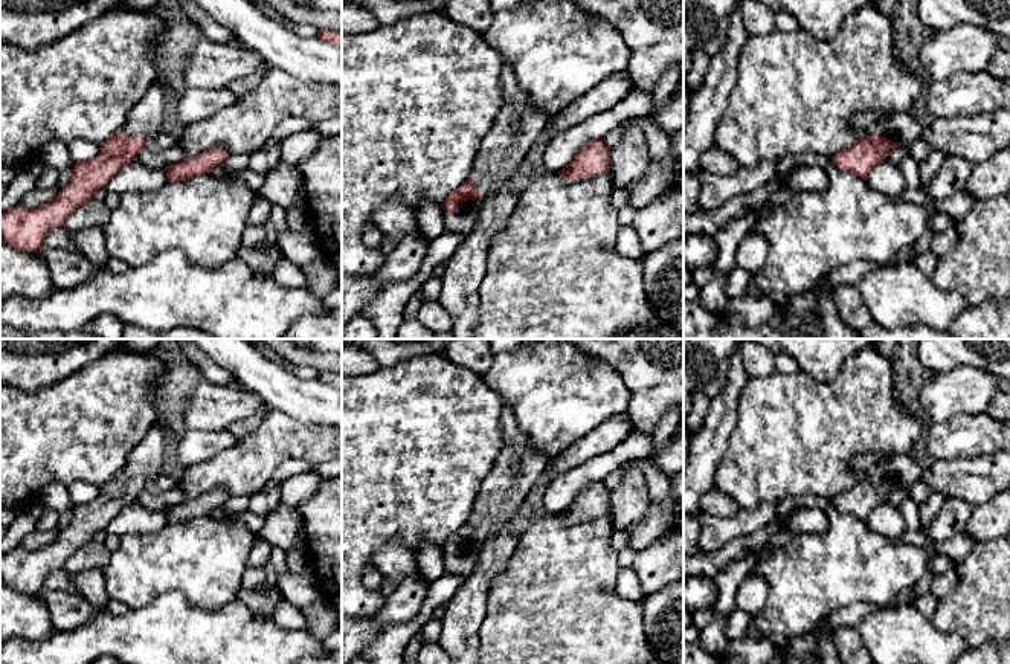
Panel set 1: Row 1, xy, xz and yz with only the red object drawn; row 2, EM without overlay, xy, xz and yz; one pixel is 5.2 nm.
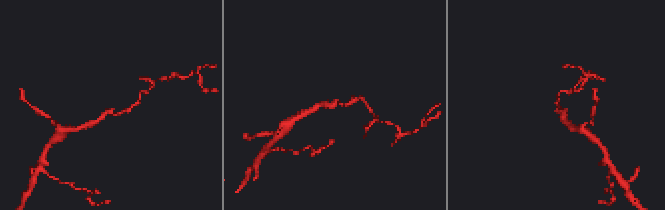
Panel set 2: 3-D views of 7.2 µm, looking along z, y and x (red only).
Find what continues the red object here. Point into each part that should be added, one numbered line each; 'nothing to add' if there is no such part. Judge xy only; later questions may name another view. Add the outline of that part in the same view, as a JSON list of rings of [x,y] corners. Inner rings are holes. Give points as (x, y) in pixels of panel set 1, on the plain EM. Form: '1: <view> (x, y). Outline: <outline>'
1: xy (145, 460). Outline: [[[153,426],[145,438],[128,453],[124,472],[127,478],[154,479],[162,475],[165,432]]]

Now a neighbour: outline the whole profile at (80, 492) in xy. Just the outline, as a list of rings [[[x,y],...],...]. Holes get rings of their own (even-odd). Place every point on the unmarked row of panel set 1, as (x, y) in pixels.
[[[76,481],[69,485],[69,493],[73,504],[93,501],[98,498],[99,492],[101,492],[99,485],[82,481]]]

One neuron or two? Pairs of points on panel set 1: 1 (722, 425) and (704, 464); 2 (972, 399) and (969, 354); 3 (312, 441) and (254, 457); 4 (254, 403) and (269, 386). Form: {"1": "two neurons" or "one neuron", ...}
{"1": "one neuron", "2": "two neurons", "3": "one neuron", "4": "two neurons"}

